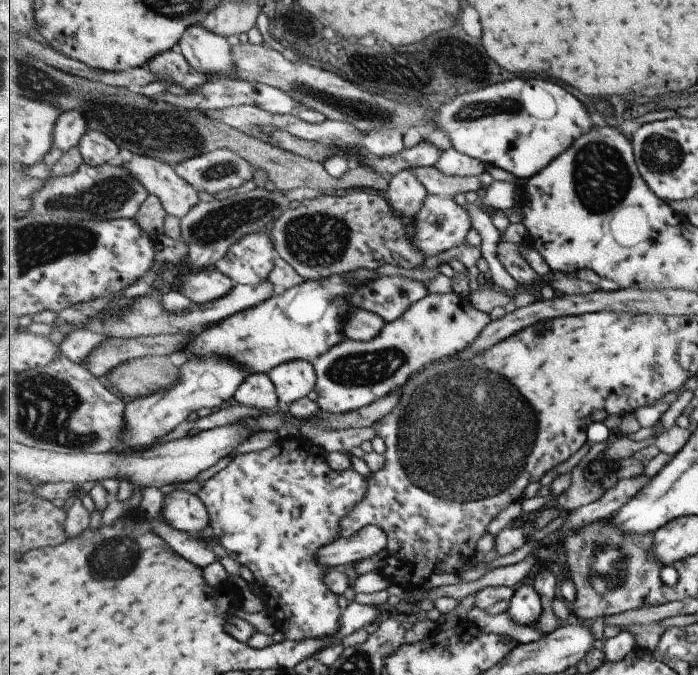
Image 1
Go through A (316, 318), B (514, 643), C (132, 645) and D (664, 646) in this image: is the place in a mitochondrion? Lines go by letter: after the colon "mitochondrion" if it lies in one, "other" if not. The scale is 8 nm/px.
A: other
B: other
C: other
D: other

